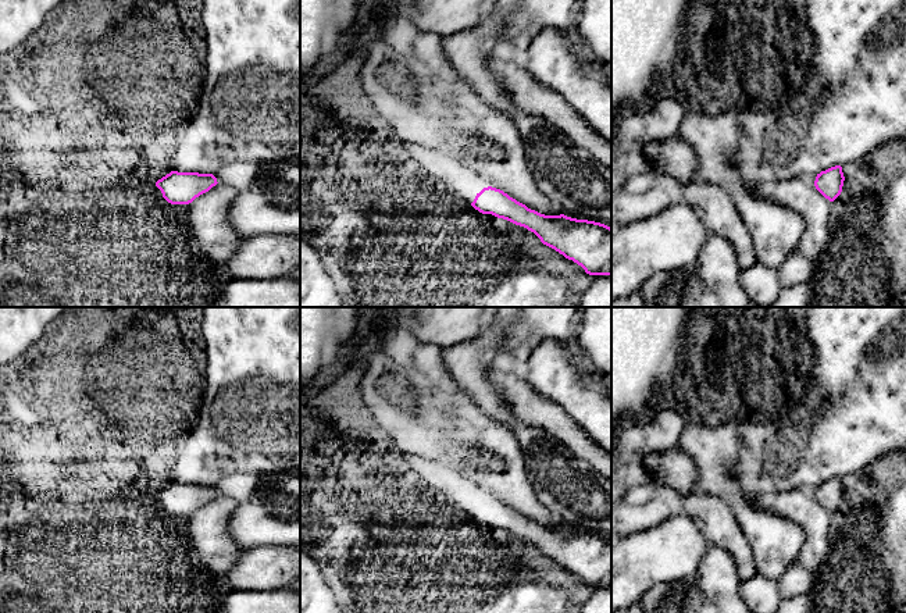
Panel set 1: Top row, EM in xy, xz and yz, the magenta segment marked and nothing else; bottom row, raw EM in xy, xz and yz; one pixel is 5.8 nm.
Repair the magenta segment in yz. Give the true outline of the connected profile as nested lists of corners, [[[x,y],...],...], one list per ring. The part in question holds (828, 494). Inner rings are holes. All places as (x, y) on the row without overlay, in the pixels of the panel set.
[[[841,477],[831,478],[817,485],[814,498],[830,513],[834,513],[842,503],[843,484]]]

